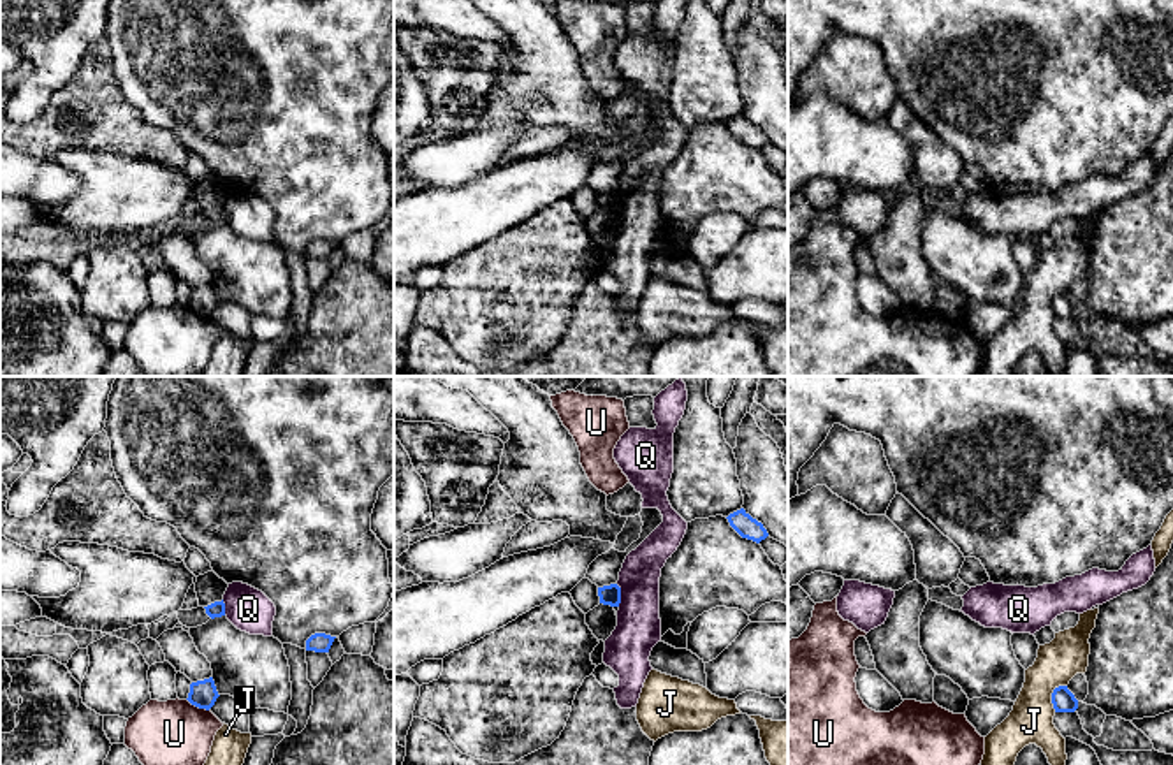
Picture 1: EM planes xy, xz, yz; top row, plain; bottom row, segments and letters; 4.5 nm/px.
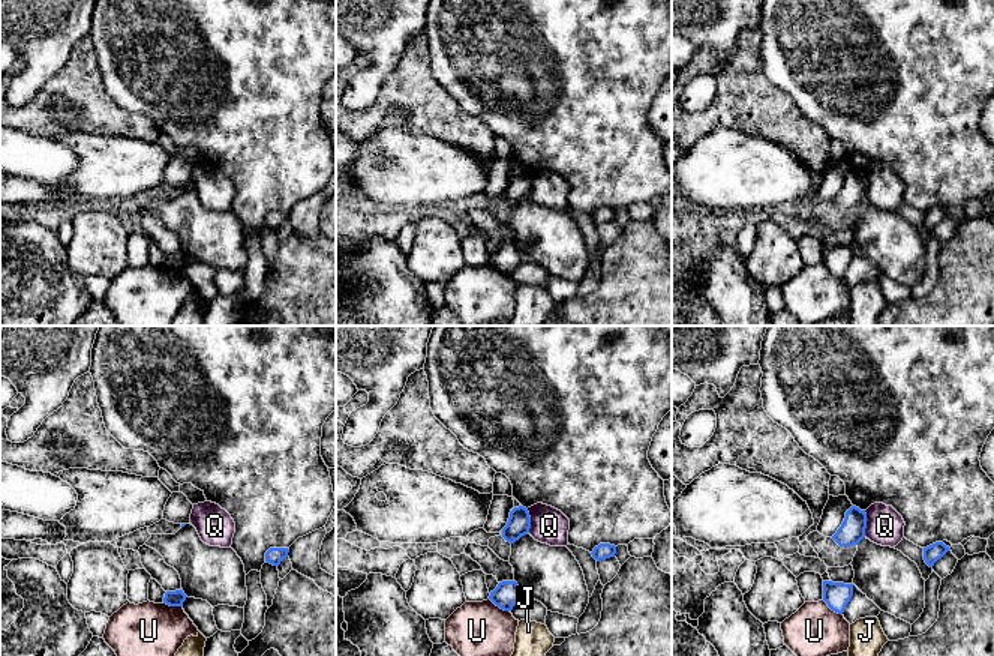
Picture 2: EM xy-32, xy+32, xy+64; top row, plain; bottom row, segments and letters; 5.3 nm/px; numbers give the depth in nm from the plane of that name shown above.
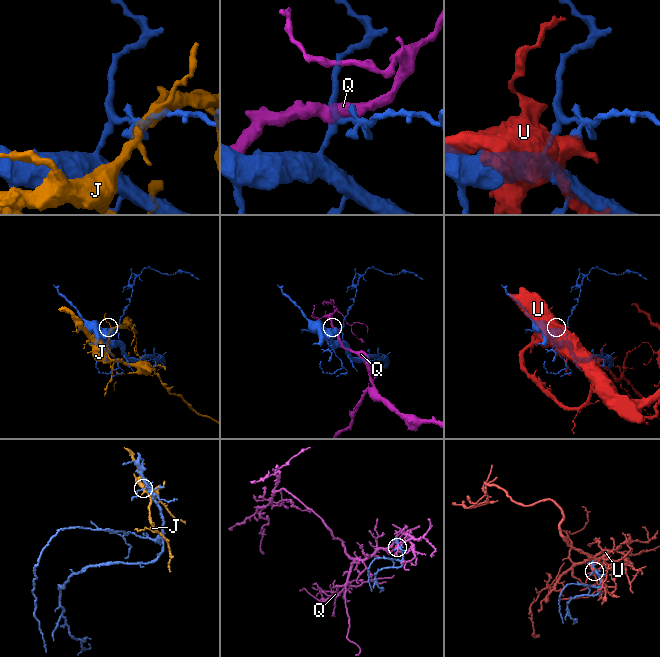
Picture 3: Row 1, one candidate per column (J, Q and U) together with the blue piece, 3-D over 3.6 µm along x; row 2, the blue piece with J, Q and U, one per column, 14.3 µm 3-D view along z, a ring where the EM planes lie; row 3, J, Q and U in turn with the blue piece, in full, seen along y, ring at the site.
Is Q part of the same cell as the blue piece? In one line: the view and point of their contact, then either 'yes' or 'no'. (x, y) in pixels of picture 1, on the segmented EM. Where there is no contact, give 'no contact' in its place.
xz (619, 595) | no

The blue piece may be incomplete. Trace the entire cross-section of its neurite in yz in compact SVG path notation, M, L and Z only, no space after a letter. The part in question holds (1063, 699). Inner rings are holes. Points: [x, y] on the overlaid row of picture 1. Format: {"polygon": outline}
{"polygon": "M1059 686L1053 689L1052 703L1055 712L1075 712L1078 709L1078 700L1067 689L1067 686Z"}

